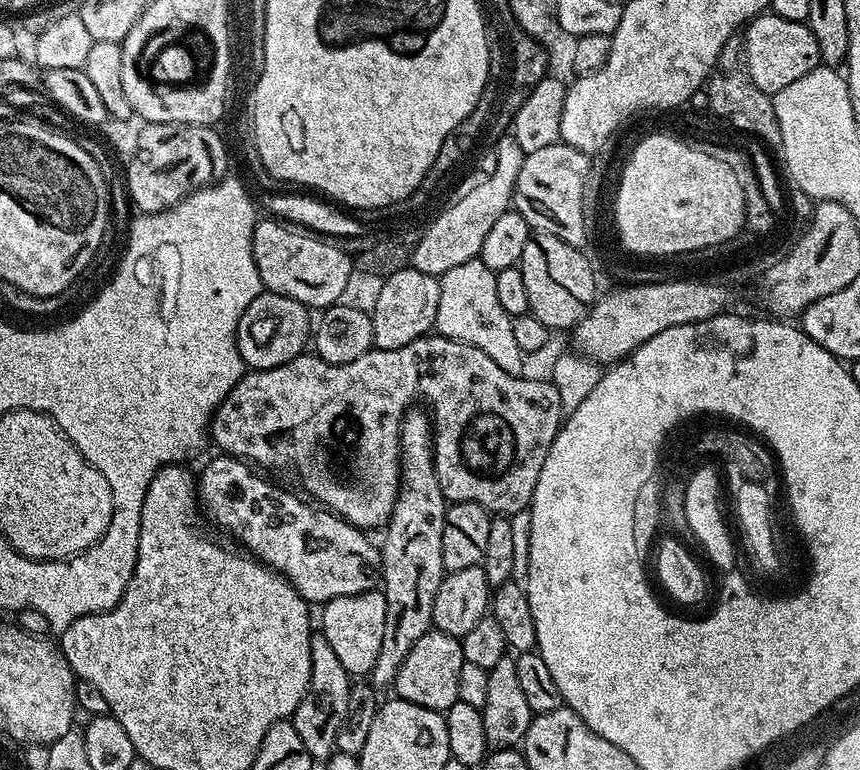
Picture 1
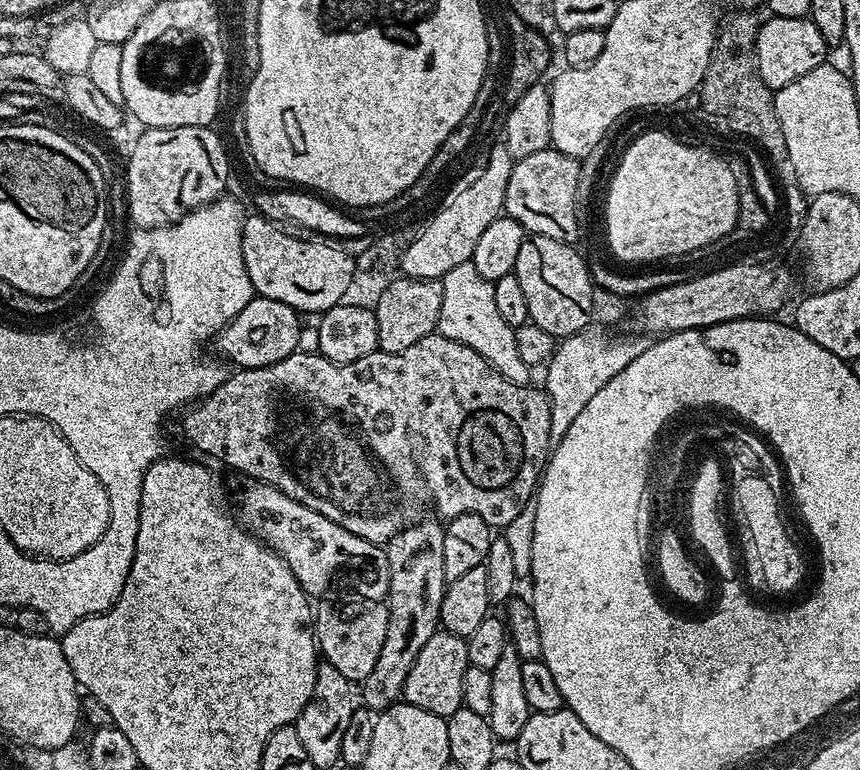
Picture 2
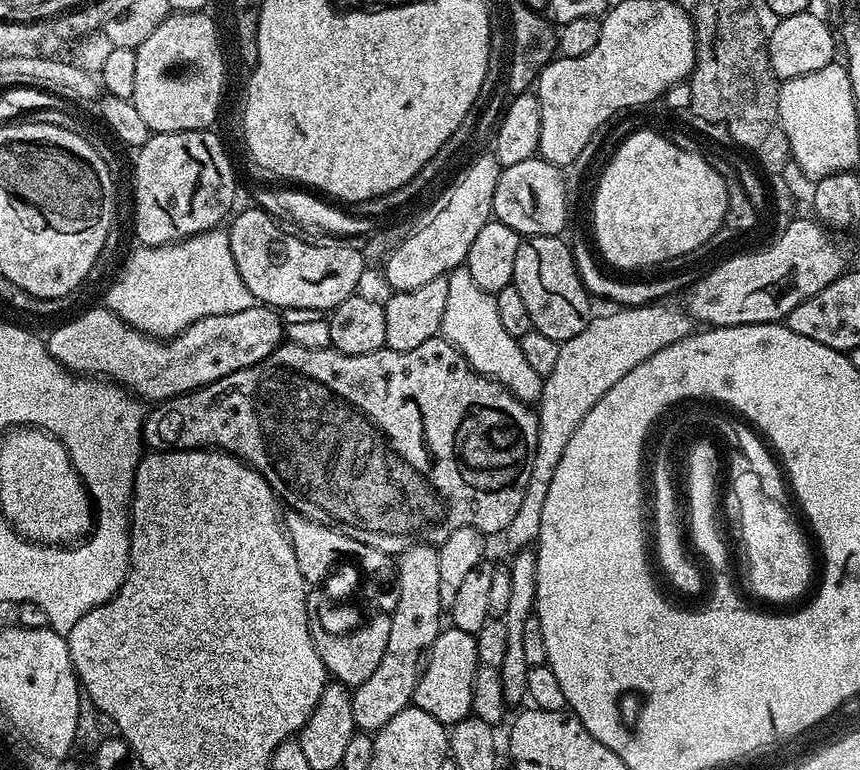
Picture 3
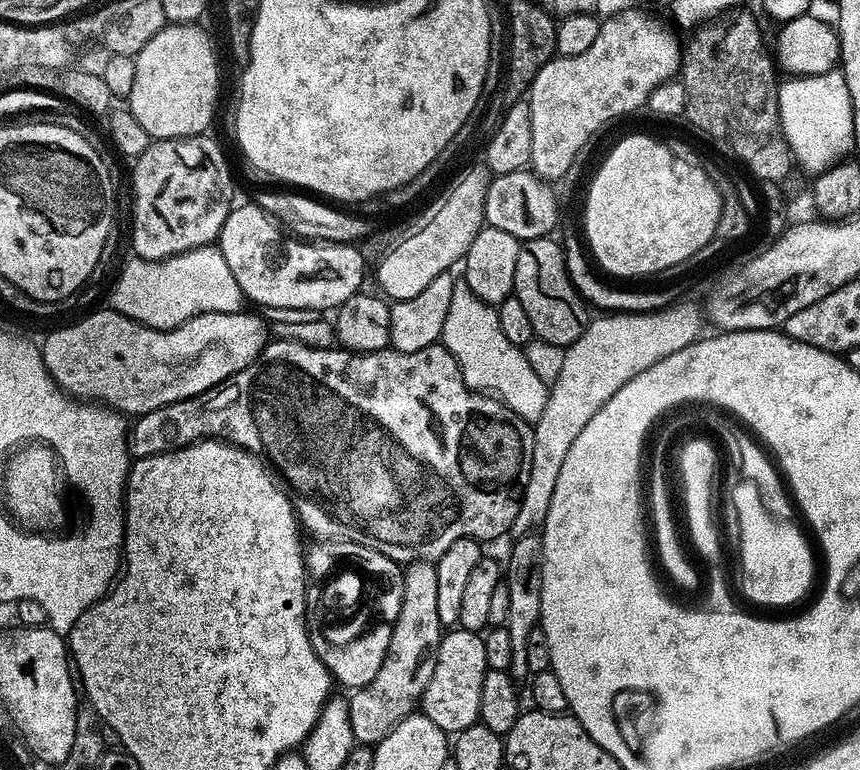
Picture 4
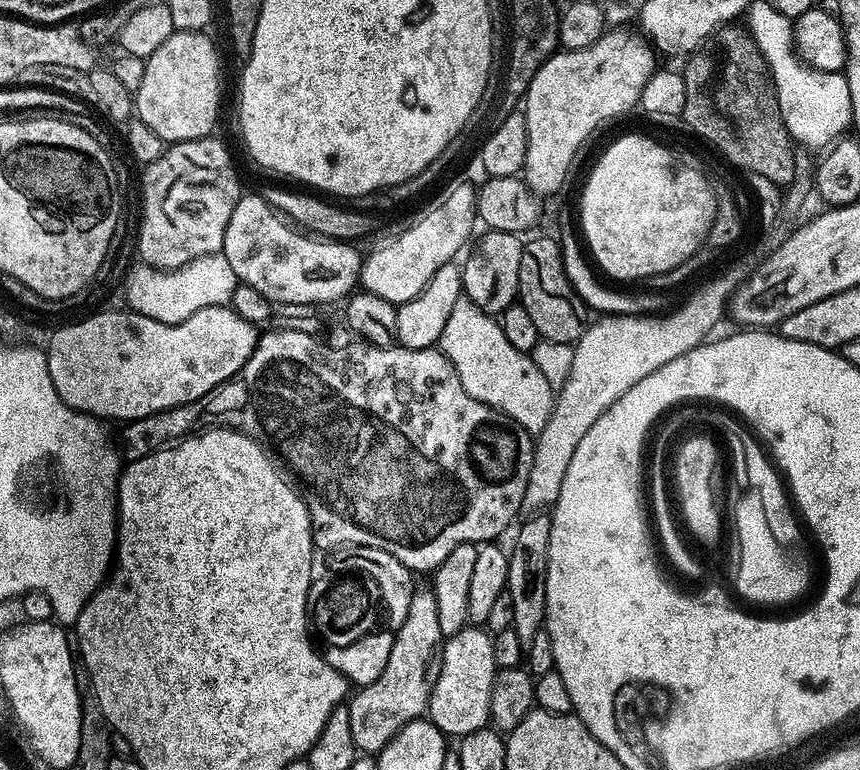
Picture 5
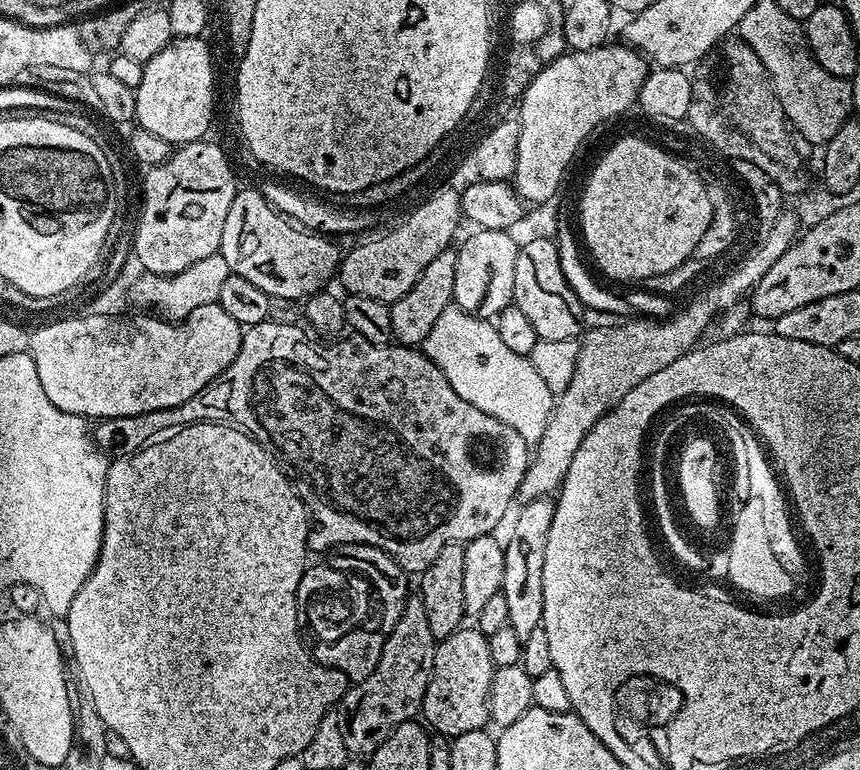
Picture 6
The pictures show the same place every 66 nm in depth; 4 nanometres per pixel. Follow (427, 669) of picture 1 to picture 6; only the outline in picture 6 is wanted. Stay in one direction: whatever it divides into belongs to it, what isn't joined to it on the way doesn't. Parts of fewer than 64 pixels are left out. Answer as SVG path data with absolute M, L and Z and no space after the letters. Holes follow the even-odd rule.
M469 626L464 631L451 637L443 645L442 660L444 665L439 665L438 675L434 680L432 690L432 706L430 709L430 719L443 730L445 736L449 738L463 738L480 732L483 728L489 727L493 723L492 699L494 698L494 686L498 675L498 665L496 663L496 642L491 635L483 632L480 626Z

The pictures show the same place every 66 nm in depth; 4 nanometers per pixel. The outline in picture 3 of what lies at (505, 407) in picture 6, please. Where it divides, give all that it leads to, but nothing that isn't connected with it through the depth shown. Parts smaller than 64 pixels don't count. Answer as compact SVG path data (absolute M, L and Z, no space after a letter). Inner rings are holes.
M458 267L449 272L447 277L446 310L442 310L440 335L449 340L477 372L488 376L497 384L504 385L513 396L522 401L539 401L542 377L538 370L533 370L526 363L519 339L512 336L506 326L502 326L502 318L498 318L495 295L478 286L478 282L468 273L467 267Z

